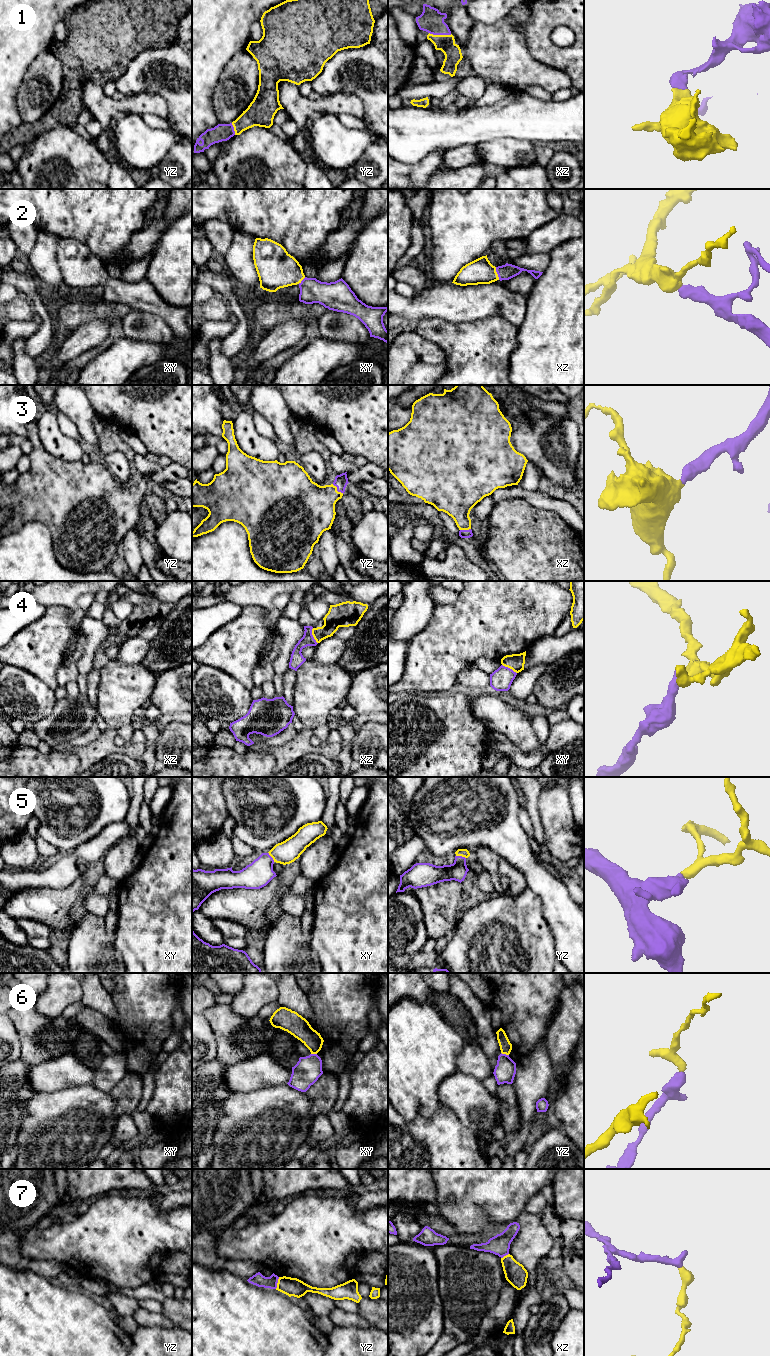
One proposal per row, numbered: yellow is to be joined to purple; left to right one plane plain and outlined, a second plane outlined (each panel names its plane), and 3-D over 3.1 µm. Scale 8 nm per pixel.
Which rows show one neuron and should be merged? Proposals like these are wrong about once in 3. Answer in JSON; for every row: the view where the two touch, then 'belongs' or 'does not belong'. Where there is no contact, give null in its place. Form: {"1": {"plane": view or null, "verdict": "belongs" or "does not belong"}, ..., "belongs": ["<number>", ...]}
{"1": {"plane": "xz", "verdict": "belongs"}, "2": {"plane": "xz", "verdict": "belongs"}, "3": {"plane": "yz", "verdict": "belongs"}, "4": {"plane": "xz", "verdict": "does not belong"}, "5": {"plane": "yz", "verdict": "belongs"}, "6": {"plane": "yz", "verdict": "does not belong"}, "7": {"plane": "yz", "verdict": "does not belong"}, "belongs": ["1", "2", "3", "5"]}

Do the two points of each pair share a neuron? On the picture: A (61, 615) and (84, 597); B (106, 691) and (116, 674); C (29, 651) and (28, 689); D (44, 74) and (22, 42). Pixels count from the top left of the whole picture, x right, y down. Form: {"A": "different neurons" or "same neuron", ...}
{"A": "different neurons", "B": "same neuron", "C": "different neurons", "D": "different neurons"}

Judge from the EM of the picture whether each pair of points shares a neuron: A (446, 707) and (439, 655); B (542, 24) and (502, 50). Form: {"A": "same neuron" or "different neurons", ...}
{"A": "different neurons", "B": "different neurons"}

